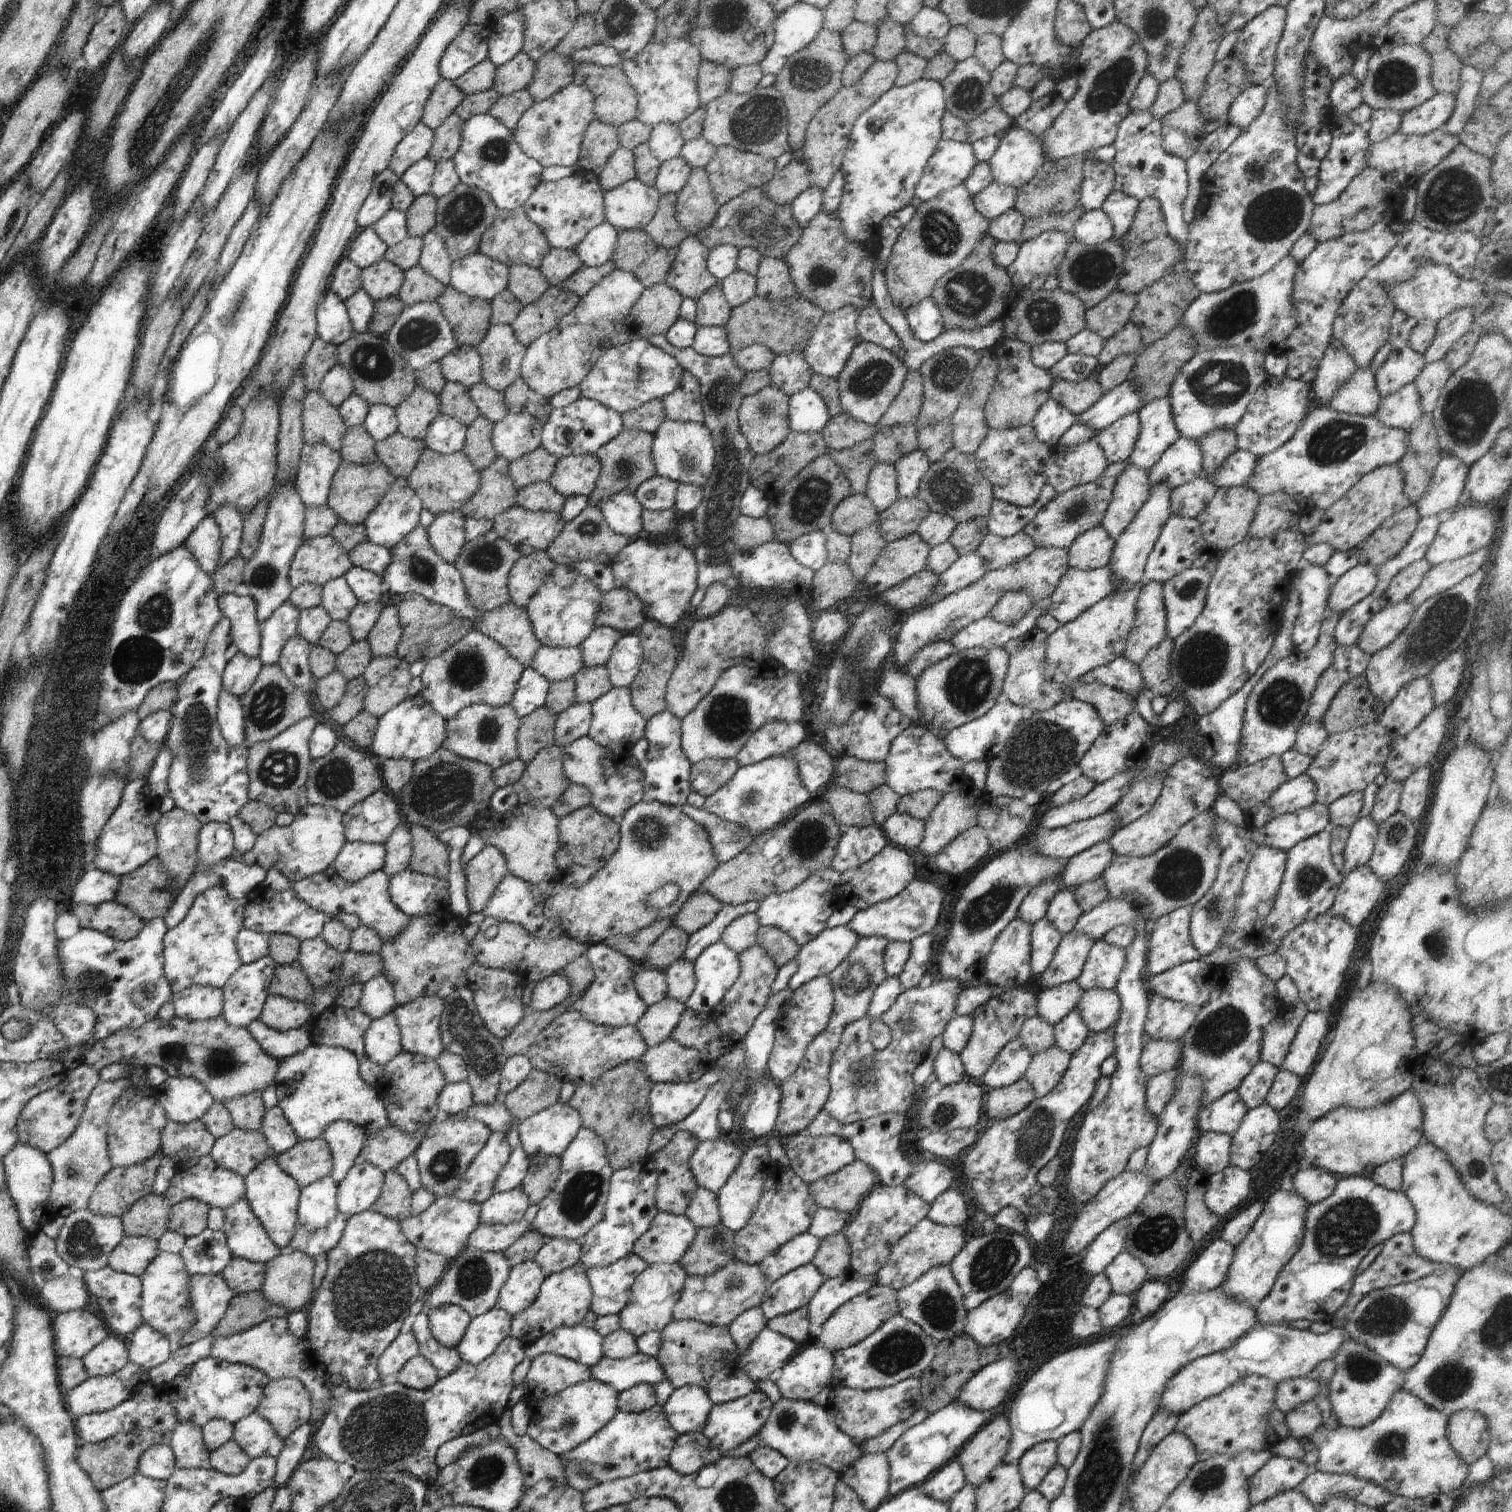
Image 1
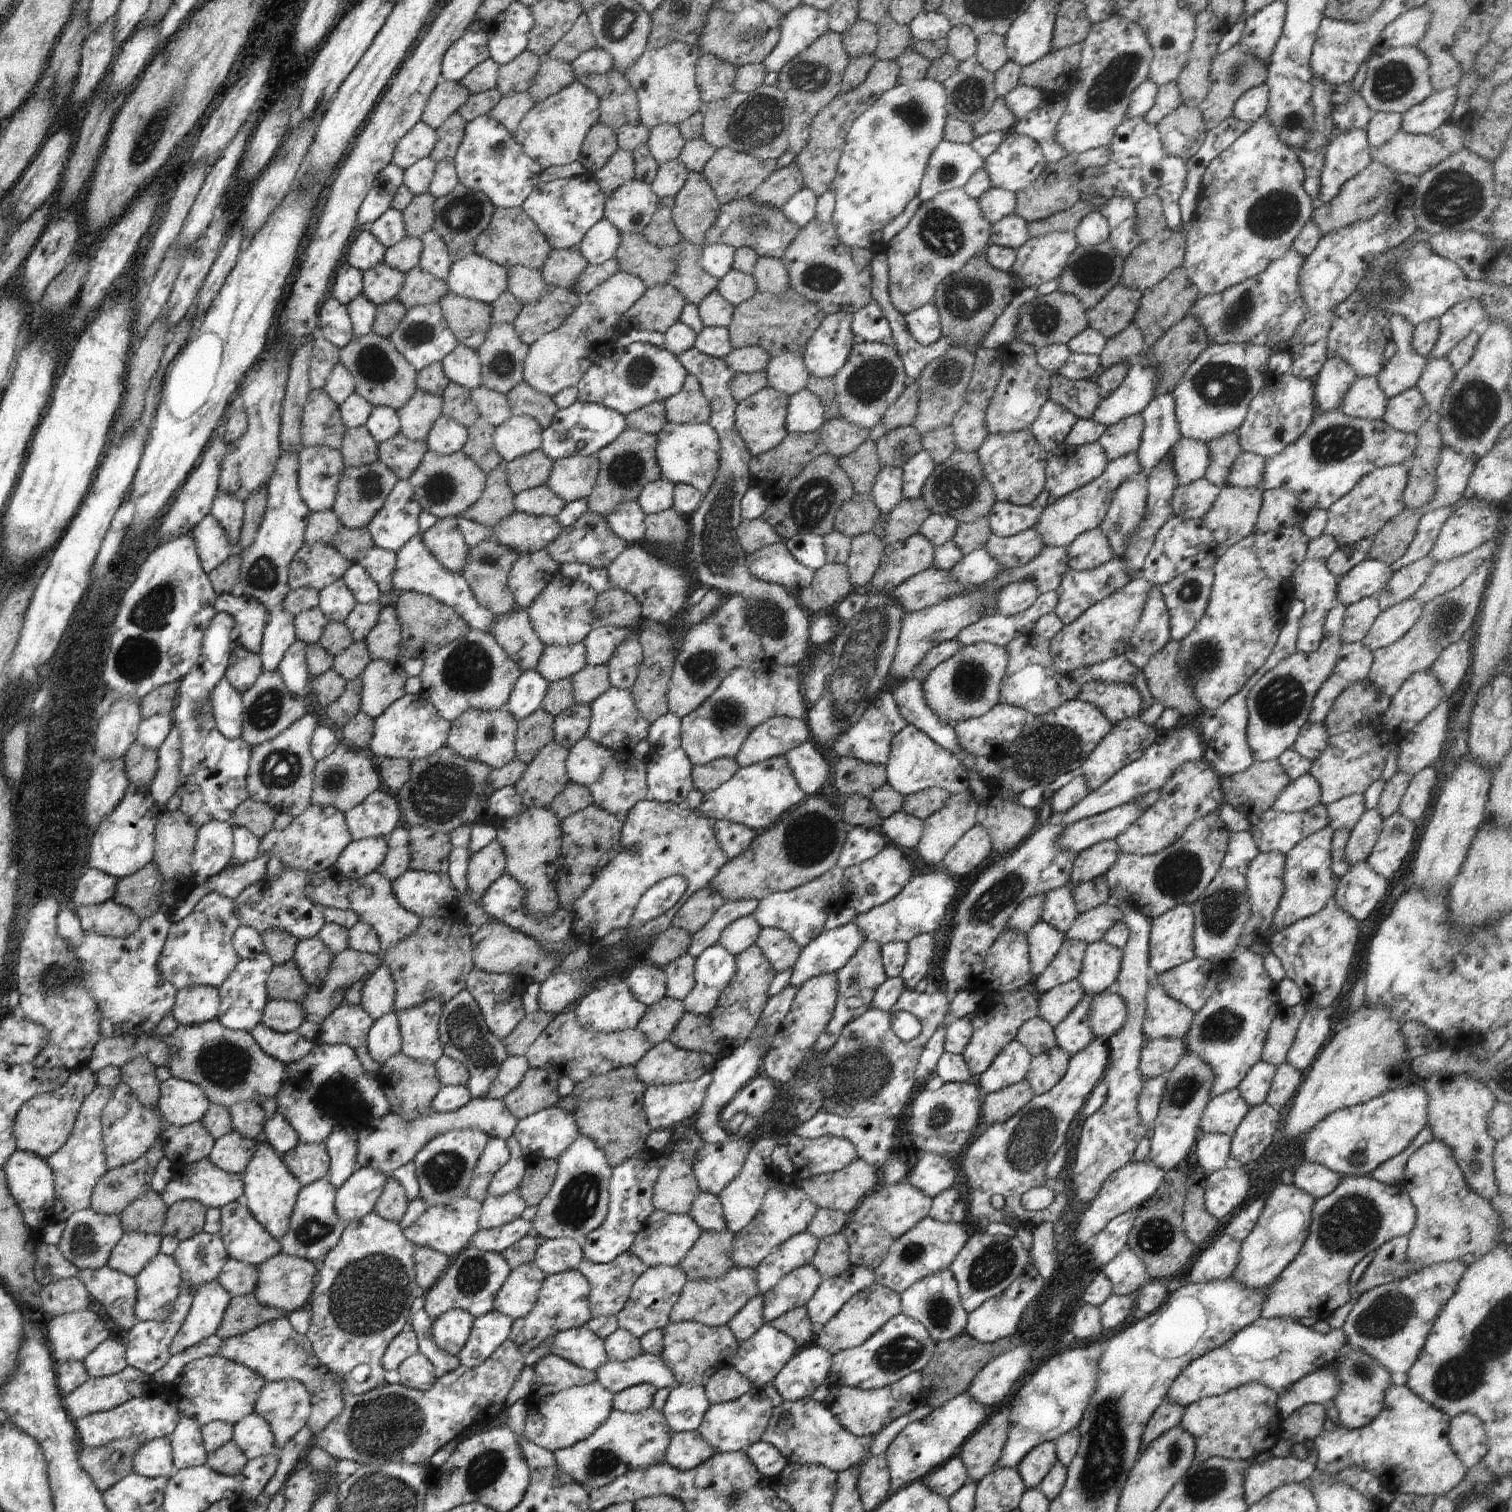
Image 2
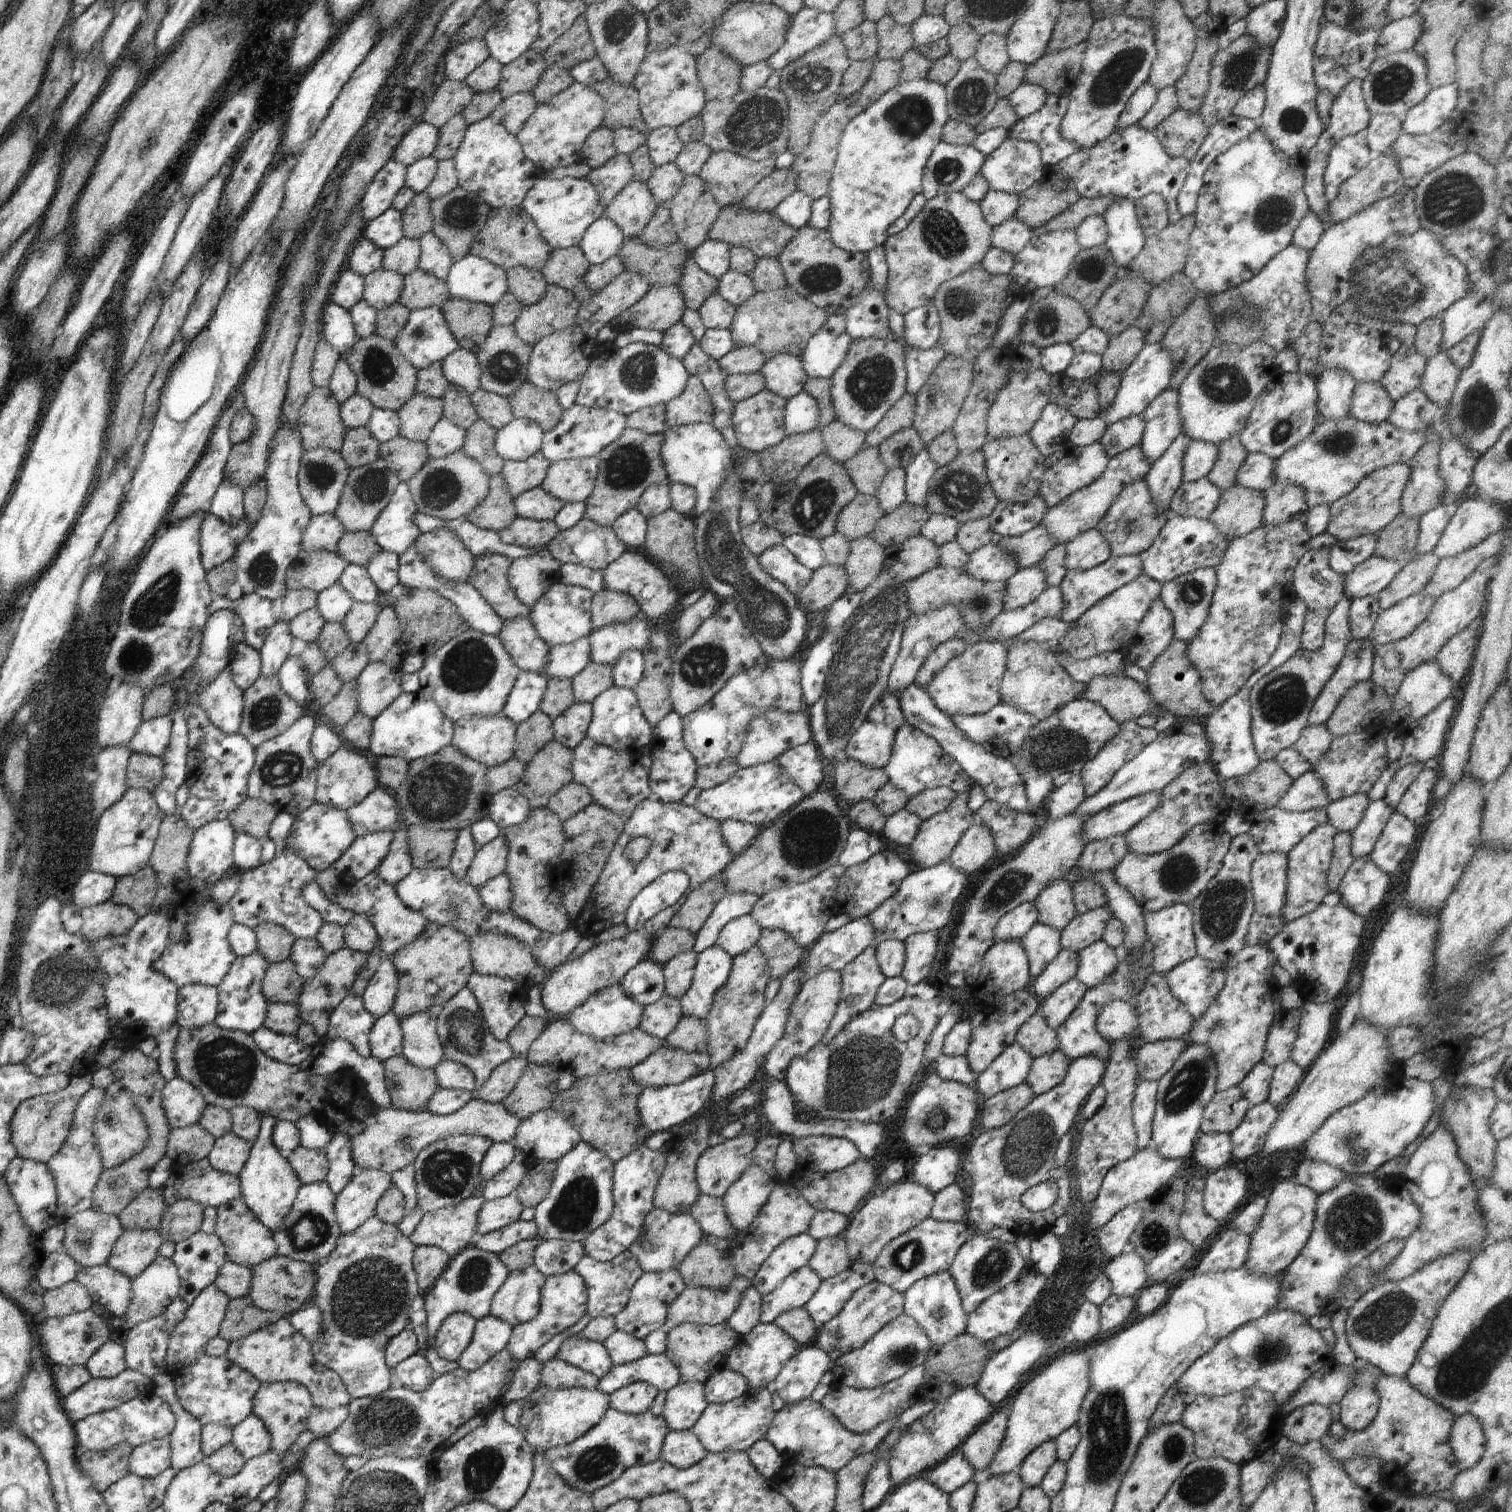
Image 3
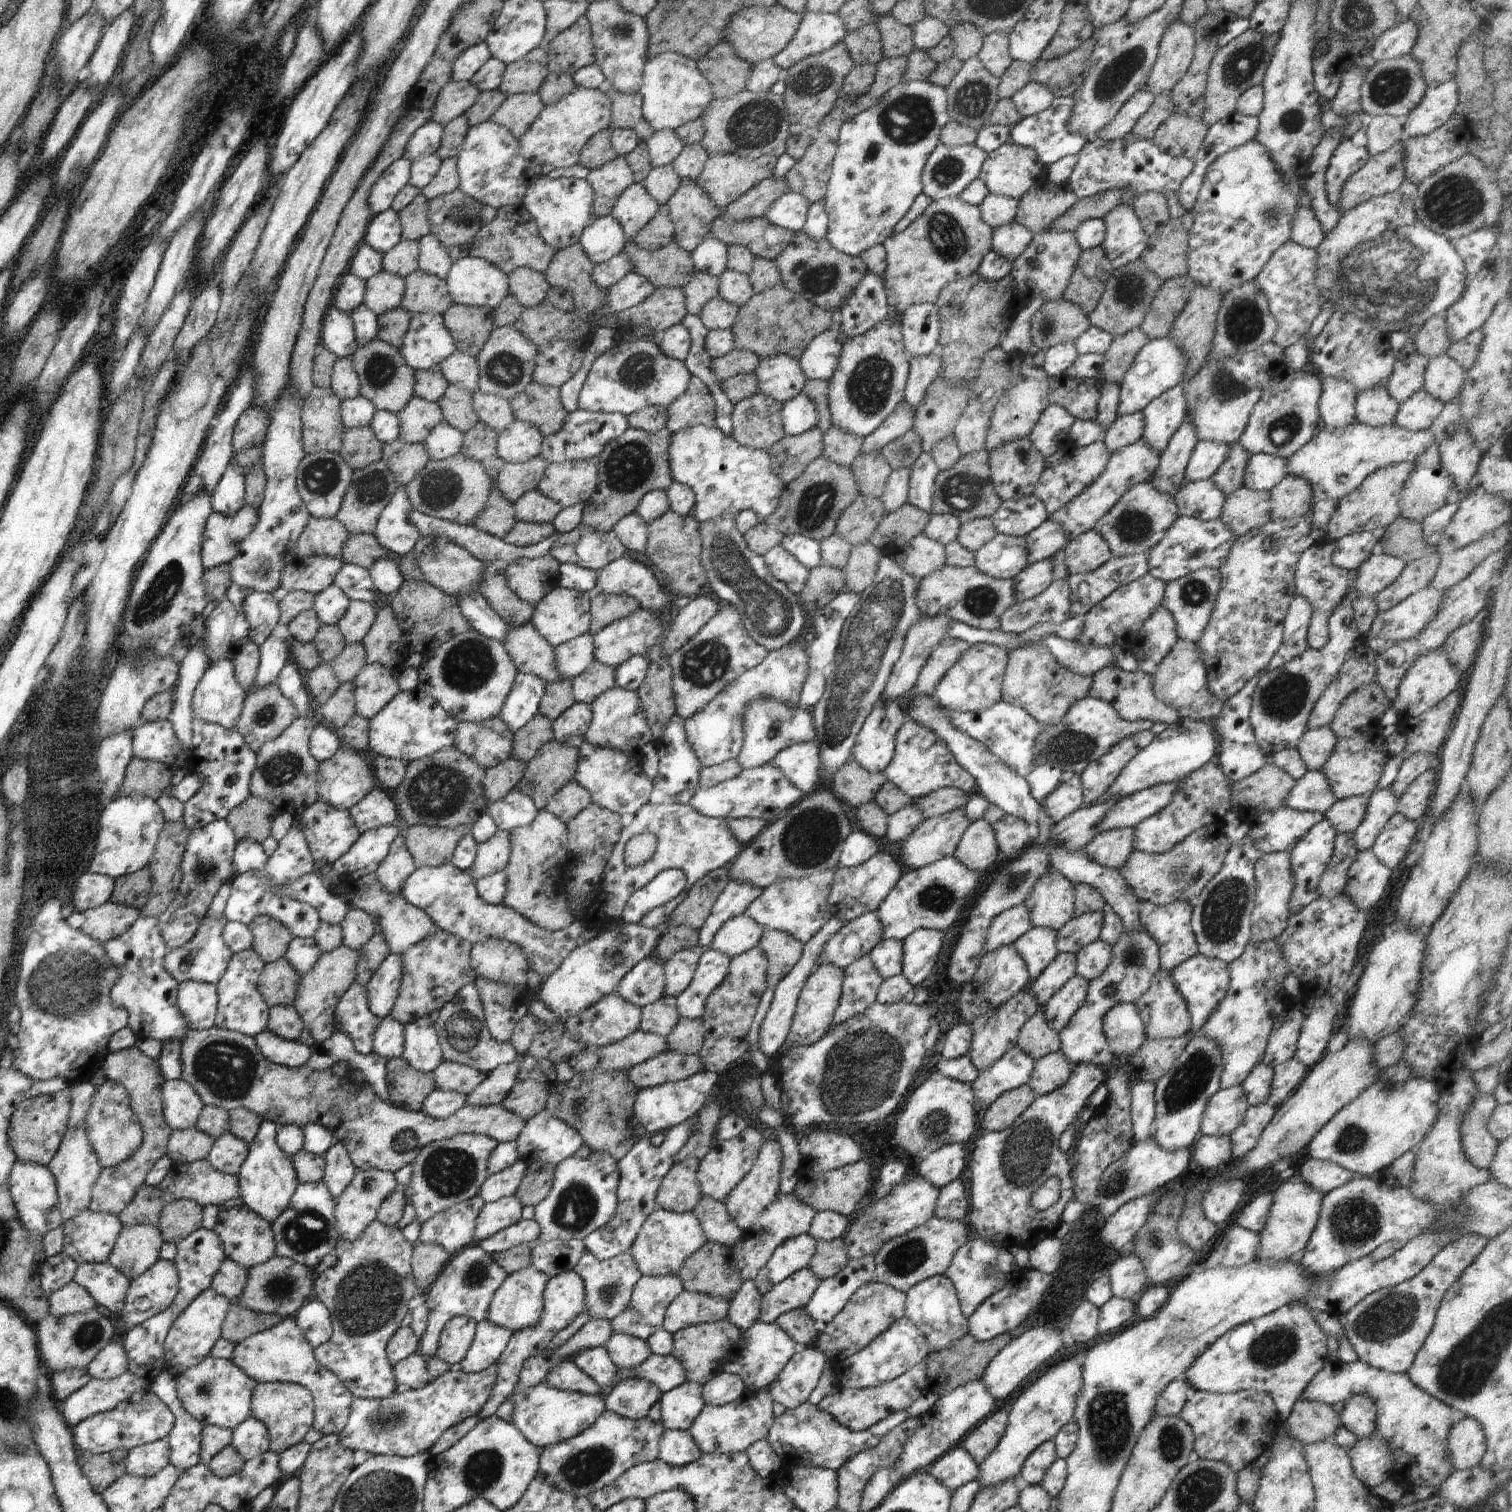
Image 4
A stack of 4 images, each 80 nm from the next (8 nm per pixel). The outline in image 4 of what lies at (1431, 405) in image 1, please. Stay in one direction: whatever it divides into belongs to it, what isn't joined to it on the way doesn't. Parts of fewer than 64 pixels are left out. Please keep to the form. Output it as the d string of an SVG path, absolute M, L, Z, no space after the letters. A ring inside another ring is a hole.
M1447 353L1429 358L1425 368L1423 388L1444 404L1458 397L1466 371Z

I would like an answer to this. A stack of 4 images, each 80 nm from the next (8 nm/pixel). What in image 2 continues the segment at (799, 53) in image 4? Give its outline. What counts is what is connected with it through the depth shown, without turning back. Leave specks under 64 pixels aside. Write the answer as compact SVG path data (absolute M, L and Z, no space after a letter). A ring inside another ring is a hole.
M804 3L782 15L778 44L763 60L766 72L780 72L784 65L806 50L828 28L829 14Z

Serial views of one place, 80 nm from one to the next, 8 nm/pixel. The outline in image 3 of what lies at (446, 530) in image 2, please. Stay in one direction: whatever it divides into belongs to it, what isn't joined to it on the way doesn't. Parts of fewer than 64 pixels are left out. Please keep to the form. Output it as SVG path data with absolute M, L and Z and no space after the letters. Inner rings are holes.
M451 530L421 533L415 545L431 571L451 583L466 583L474 574L475 556Z

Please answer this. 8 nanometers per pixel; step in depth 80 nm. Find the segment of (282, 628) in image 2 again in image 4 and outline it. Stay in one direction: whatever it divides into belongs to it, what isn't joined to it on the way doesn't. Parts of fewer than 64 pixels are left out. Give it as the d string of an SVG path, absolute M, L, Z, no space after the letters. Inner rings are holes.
M269 635L259 646L259 667L254 685L265 687L269 684L276 684L286 660L291 658L288 641L289 639Z

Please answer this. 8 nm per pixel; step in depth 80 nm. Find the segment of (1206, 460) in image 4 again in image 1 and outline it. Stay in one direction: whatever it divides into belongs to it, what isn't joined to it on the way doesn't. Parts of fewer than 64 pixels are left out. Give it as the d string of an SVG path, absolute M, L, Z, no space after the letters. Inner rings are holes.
M1185 436L1178 437L1149 470L1147 477L1151 488L1152 485L1164 483L1171 489L1203 478L1203 456L1199 444Z

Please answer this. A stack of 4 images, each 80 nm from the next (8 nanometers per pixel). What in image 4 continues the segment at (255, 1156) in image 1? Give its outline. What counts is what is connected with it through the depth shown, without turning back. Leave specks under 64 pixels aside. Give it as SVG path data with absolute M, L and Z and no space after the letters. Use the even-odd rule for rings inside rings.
M230 1132L215 1139L207 1159L218 1172L237 1176L248 1153L248 1144Z

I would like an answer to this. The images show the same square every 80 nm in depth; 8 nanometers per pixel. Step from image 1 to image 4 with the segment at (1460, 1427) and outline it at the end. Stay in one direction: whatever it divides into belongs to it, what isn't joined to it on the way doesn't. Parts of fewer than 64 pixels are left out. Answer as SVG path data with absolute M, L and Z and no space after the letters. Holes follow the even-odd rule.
M1465 1417L1453 1423L1449 1432L1448 1446L1456 1471L1478 1465L1487 1449L1482 1425L1472 1417Z

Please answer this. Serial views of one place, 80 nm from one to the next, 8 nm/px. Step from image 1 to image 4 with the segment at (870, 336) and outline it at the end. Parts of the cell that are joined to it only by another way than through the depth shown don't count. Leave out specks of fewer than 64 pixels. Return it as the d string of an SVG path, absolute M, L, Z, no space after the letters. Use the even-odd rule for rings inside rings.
M867 272L840 308L840 328L847 337L857 337L890 318L892 313L883 278Z

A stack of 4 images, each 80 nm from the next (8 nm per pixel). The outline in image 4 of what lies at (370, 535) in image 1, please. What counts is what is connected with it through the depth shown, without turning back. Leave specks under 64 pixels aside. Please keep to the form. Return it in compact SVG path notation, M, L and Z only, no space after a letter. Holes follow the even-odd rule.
M398 487L373 532L384 548L400 557L412 551L420 537L416 526L409 521L412 509L405 487Z

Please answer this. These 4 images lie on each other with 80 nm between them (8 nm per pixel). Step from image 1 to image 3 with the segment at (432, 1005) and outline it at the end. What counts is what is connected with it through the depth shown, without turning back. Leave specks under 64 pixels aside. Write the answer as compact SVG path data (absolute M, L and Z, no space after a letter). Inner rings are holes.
M430 1007L401 1020L402 1055L416 1066L433 1069L443 1058L443 1042L437 1033L437 1016L442 1008Z

